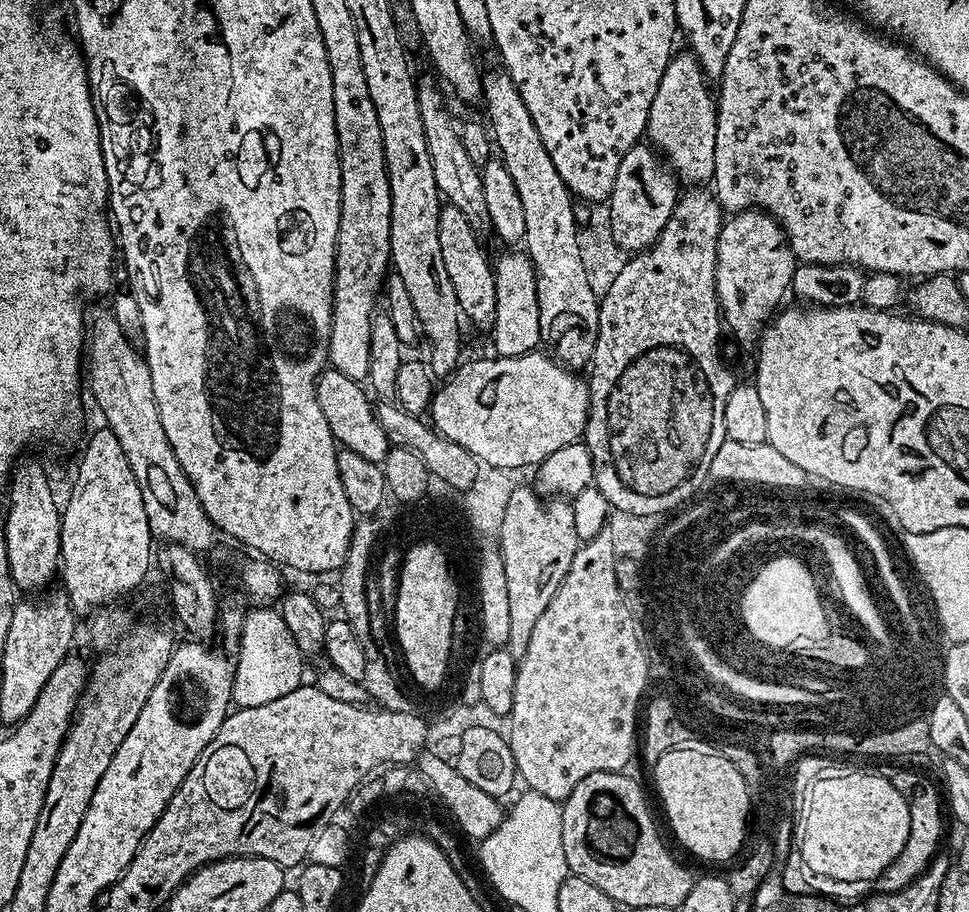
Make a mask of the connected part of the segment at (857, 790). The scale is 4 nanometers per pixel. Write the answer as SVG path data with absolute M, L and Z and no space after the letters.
M848 772L845 776L817 777L798 800L794 812L795 844L802 845L812 868L828 876L856 879L882 874L910 834L910 810L902 794L890 786L887 775Z

